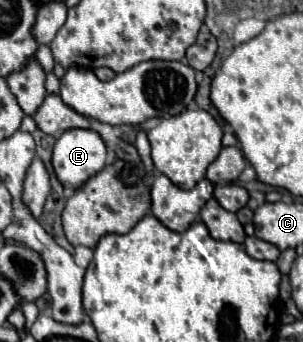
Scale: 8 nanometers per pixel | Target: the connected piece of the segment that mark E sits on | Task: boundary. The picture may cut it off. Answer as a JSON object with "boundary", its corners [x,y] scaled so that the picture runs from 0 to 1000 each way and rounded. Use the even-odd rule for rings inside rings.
{"boundary":[[[221,377],[175,430],[175,494],[215,547],[267,547],[347,477],[347,412],[307,377]]]}

